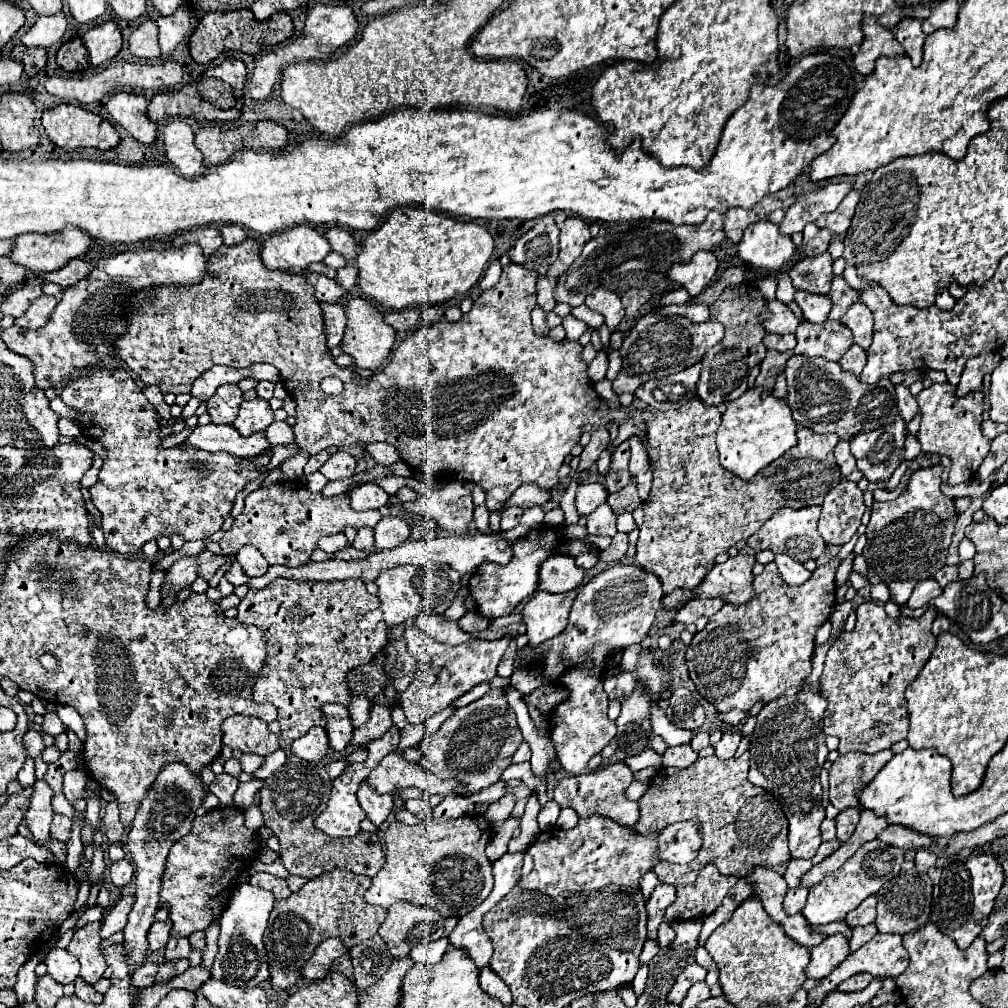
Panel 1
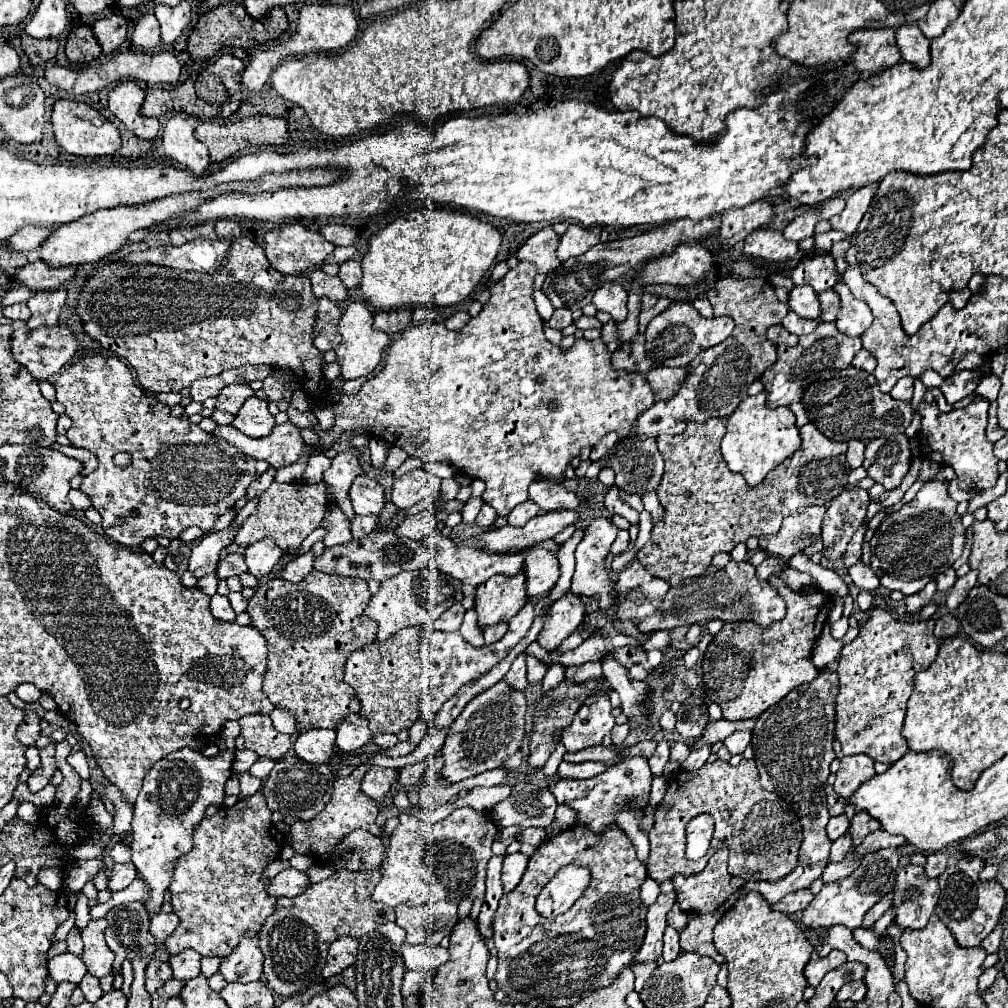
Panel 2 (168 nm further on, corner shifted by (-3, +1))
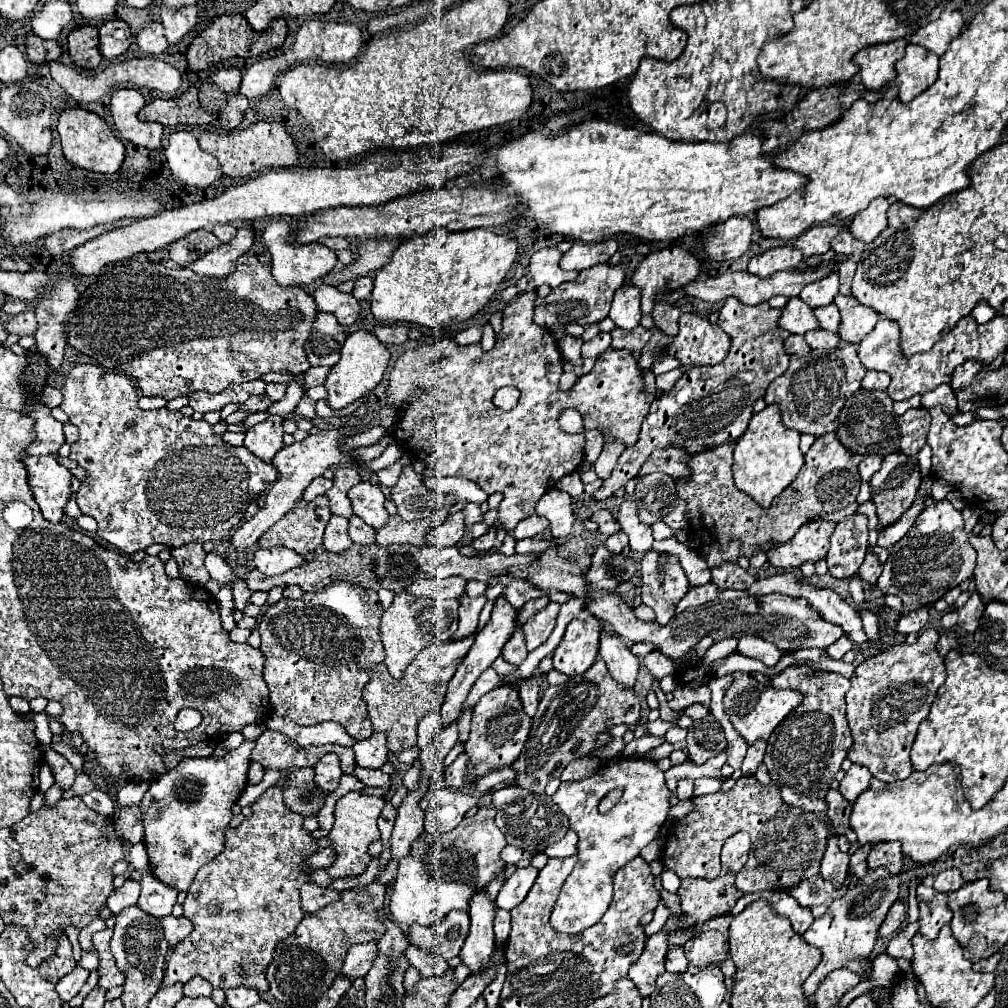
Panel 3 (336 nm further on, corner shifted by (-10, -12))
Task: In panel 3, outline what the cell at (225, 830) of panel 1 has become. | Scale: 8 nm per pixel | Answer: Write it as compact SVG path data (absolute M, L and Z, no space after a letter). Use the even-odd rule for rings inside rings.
M270 787L268 791L264 791L262 797L256 799L250 817L246 817L238 827L226 829L226 843L222 853L206 867L202 867L202 871L198 871L194 883L186 893L184 917L194 925L194 931L172 949L166 961L162 987L174 985L178 981L186 983L194 975L200 975L208 979L214 987L222 989L246 985L258 989L260 993L268 991L268 981L264 973L268 963L272 961L274 947L278 941L286 939L304 917L298 891L306 881L310 881L310 869L306 867L306 859L314 851L320 851L310 833L302 829L302 821L304 819L300 815L292 813L284 805L280 787Z

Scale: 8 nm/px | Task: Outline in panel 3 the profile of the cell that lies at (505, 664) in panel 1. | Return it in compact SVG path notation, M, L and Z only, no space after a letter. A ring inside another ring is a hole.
M536 677L526 679L518 687L518 693L520 693L520 699L522 699L522 705L524 705L526 715L532 717L536 713L536 707L538 707L538 679Z

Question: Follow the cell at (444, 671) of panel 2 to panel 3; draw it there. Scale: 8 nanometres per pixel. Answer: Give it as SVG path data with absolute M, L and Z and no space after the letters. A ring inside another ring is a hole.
M548 603L542 611L538 611L538 615L534 615L532 619L528 619L522 625L522 633L526 635L526 649L534 651L538 645L542 645L552 629L554 629L554 621L558 615L558 603Z

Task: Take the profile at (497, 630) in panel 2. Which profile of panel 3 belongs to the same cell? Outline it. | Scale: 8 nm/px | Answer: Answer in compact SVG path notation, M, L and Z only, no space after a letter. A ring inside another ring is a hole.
M516 631L508 639L508 643L504 645L502 657L512 665L520 665L526 659L526 655L528 655L528 651L526 651L526 645L524 645L524 635L522 635L522 631Z

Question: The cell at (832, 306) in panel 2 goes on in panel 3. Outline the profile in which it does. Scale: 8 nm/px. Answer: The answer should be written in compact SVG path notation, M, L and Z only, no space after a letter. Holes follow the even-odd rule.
M830 303L830 305L826 305L826 307L818 307L818 309L816 309L816 317L818 317L822 329L838 333L840 313L838 313L838 307L836 307L834 303Z

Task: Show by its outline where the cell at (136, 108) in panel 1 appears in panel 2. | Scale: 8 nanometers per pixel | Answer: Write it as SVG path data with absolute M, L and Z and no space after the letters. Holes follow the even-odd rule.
M121 82L109 92L109 110L139 138L151 140L159 132L157 118L145 118L139 114L139 108L145 100L145 92L135 82Z

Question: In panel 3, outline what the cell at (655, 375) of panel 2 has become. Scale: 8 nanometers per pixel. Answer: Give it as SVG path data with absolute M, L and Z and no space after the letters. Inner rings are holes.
M672 369L668 373L662 373L662 375L656 375L656 389L660 393L666 393L670 391L670 387L674 387L674 383L682 377L682 369Z

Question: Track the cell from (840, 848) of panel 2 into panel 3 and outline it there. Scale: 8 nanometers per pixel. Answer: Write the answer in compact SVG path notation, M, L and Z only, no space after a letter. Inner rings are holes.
M862 845L862 847L858 847L858 849L850 855L850 873L856 875L858 879L862 879L862 877L866 875L866 871L868 871L868 865L866 865L866 855L868 855L868 851L870 851L870 847Z

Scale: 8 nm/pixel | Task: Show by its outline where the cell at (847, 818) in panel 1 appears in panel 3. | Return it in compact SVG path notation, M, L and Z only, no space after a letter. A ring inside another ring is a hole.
M876 843L868 855L868 869L884 865L892 875L902 871L902 851L900 843Z

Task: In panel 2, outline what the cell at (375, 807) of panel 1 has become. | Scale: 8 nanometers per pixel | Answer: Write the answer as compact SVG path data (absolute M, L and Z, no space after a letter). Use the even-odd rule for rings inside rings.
M371 766L365 772L361 790L369 798L373 798L375 802L383 802L385 796L391 792L391 784L395 782L395 778L397 778L397 770L381 768L381 766Z

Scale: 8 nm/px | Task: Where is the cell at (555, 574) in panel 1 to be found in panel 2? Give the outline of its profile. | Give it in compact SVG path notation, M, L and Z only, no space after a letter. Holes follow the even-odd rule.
M533 546L529 552L525 552L527 558L527 596L539 598L547 594L559 580L559 562L557 556L543 550L541 546Z

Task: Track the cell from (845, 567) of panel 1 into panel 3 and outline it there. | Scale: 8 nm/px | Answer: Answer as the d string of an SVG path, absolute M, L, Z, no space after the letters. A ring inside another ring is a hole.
M918 497L918 499L912 503L912 507L910 507L896 523L892 523L892 525L880 529L877 545L880 547L892 547L898 539L902 539L902 535L906 535L906 531L912 527L912 523L916 521L916 517L918 517L920 511L924 509L922 503L924 503L924 497Z

